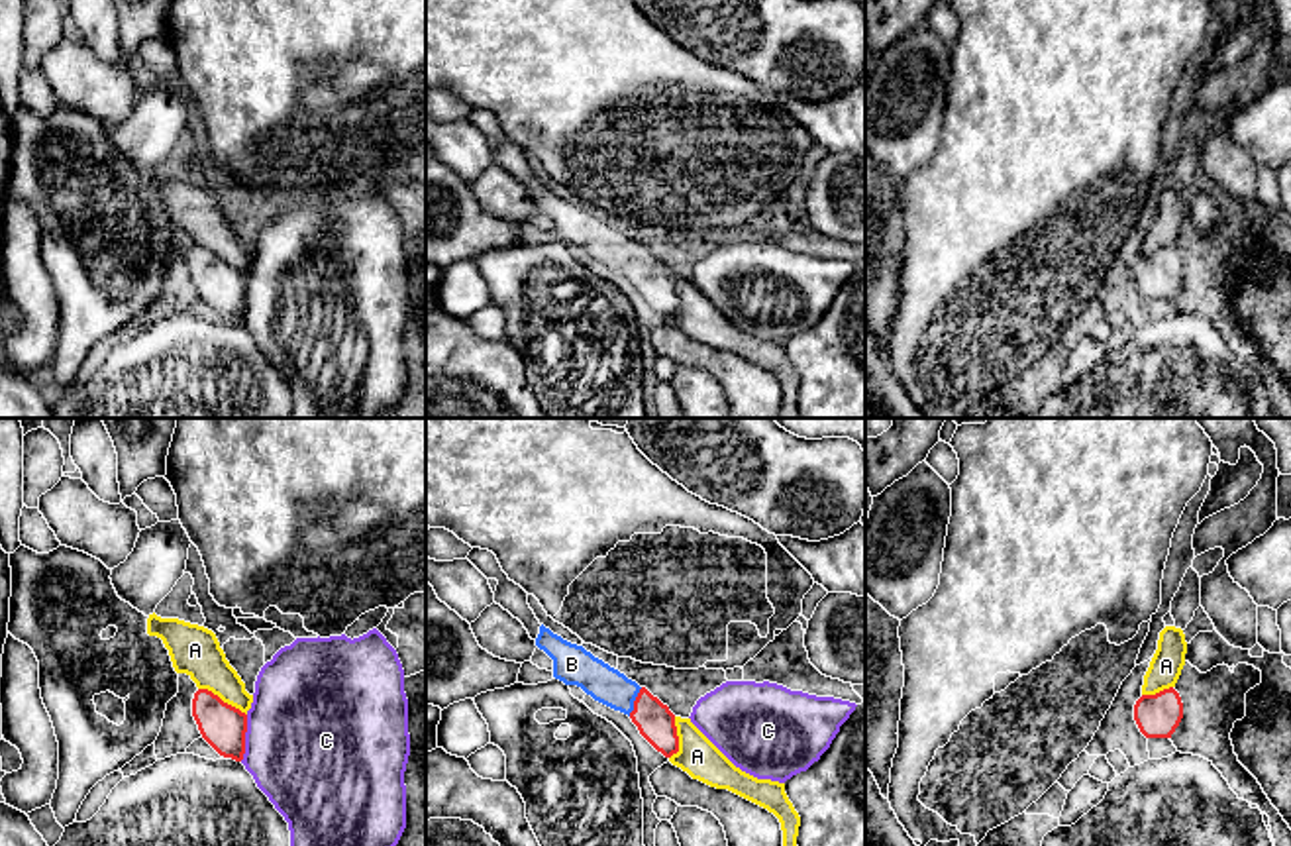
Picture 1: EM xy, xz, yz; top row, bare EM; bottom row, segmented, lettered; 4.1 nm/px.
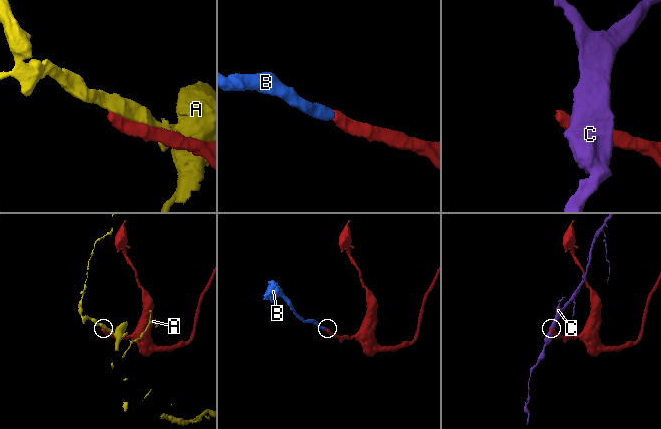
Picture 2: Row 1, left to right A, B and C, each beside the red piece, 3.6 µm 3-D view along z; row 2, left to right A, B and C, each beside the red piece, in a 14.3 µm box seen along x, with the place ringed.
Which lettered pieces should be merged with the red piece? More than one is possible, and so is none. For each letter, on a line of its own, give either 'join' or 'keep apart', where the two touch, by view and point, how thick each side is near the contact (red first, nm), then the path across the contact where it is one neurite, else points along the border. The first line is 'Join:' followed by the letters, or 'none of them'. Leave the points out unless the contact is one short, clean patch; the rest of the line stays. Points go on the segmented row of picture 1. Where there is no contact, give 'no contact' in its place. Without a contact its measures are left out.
Join: B
A: keep apart; contact xy (220, 699); calibres 180 and 200 nm
B: join; contact xz (634, 701); calibres 160 and 150 nm; way xz (656, 723), (634, 701), (605, 684)
C: keep apart; contact xy (244, 739); calibres 180 and 500 nm

